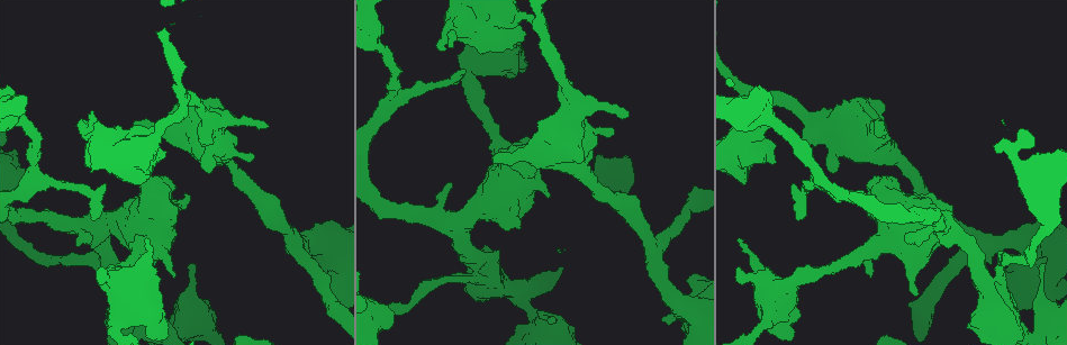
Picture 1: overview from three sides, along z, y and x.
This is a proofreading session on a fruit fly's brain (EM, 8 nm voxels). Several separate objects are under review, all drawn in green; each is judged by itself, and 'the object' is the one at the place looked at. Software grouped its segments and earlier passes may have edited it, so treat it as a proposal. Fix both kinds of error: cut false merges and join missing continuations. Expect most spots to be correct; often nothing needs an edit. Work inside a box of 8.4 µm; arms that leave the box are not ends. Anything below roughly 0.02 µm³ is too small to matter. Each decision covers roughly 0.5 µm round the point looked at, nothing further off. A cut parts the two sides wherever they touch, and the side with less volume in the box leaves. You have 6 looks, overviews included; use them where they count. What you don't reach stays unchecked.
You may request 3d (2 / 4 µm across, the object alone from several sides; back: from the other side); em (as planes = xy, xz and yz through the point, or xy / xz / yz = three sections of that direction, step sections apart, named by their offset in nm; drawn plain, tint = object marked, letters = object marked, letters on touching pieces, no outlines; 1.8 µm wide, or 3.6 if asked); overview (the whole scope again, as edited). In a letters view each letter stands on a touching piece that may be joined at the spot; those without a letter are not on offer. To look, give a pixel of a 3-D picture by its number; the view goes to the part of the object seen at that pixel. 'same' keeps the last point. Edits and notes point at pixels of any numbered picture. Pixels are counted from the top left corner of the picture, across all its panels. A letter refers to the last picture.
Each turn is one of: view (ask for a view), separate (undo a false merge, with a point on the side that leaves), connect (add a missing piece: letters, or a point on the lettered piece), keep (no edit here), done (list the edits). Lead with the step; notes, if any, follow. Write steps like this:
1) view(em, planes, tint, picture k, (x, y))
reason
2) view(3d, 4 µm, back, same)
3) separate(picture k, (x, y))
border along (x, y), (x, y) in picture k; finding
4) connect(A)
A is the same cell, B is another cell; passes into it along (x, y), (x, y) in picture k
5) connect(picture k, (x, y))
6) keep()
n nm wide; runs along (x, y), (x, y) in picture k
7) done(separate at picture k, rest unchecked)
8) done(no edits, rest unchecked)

view(3d, 4 µm, picture 1, (193, 300))
sharp bend

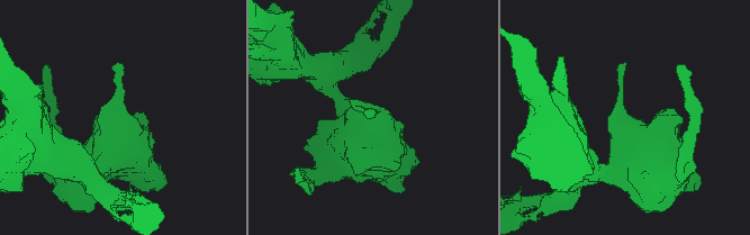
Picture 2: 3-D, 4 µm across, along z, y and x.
view(em, 3.6 µm, planes, letters, picture 2, (117, 117))
need the tissue

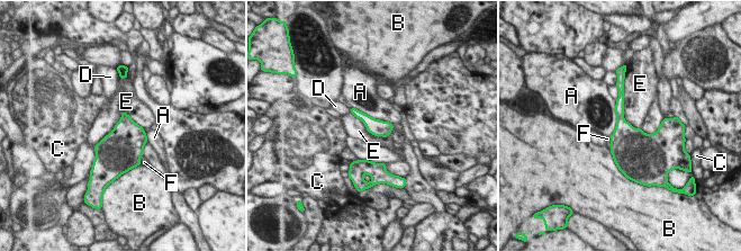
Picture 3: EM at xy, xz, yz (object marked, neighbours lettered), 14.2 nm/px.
keep()
A, B, C, D, E and F are other cells; border along (143, 127), (123, 113), (93, 146) in picture 3; all the same cell

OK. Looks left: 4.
view(3d, 4 µm, picture 1, (1045, 257))
an open end

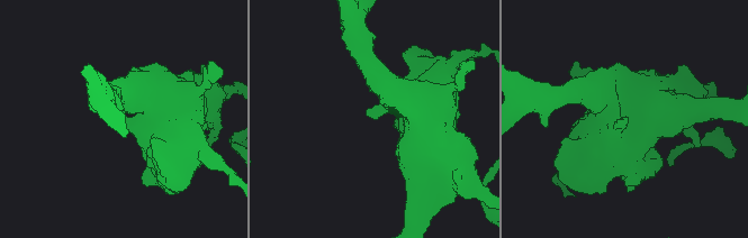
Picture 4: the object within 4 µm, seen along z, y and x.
view(em, 3.6 µm, xy, step 16, tint, picture 4, (623, 117))

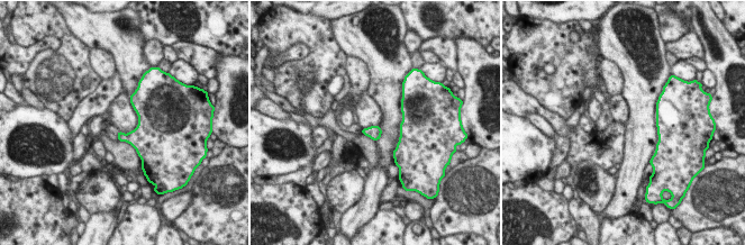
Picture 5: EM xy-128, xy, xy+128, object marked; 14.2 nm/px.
view(em, 3.6 µm, yz, step 4, letters, same)

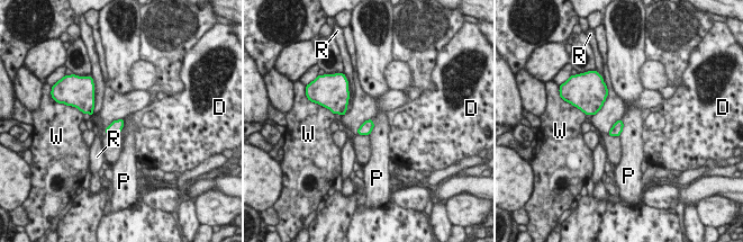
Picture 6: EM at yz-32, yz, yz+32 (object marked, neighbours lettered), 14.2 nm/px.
keep()
D, P, R and W are other cells; border along (622, 119), (623, 127), (619, 135) in picture 6; none of them fits

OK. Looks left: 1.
done(no edits, rest unchecked)

